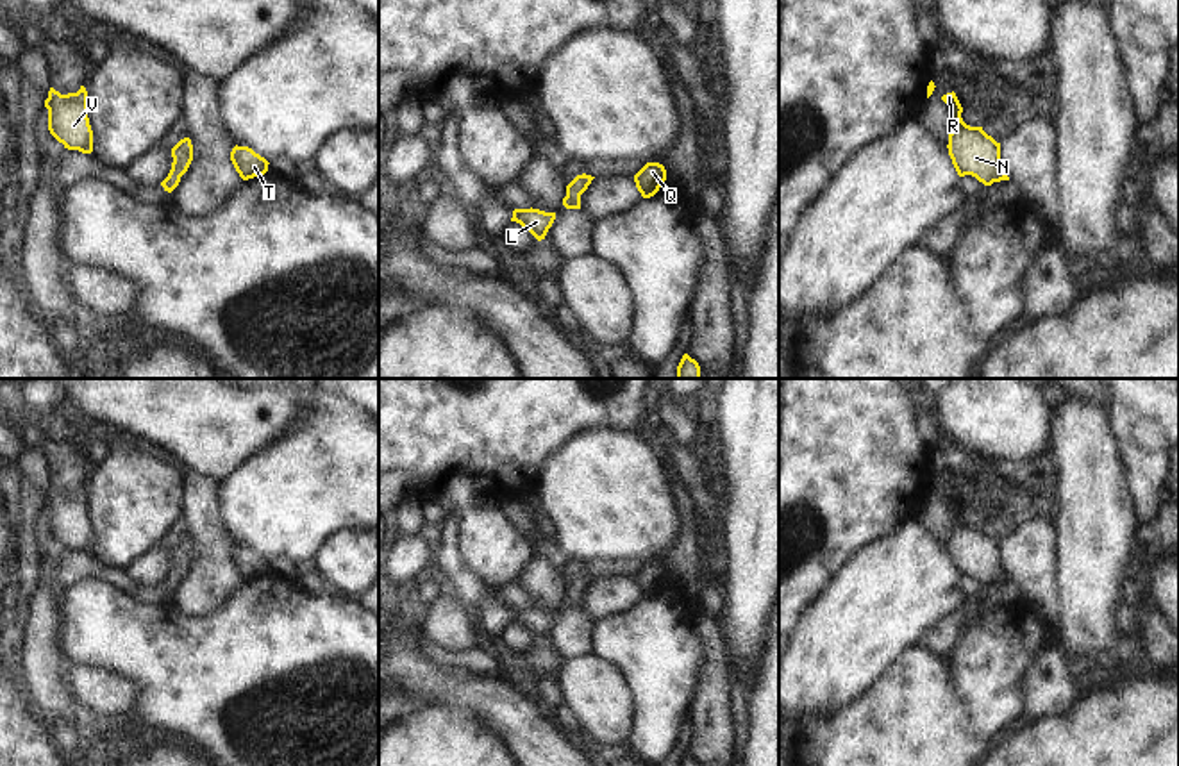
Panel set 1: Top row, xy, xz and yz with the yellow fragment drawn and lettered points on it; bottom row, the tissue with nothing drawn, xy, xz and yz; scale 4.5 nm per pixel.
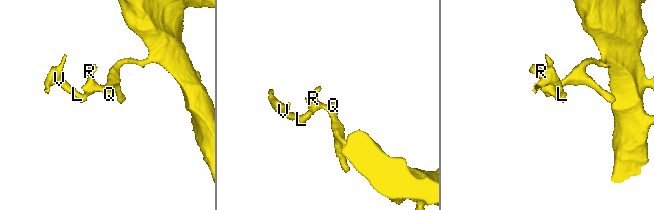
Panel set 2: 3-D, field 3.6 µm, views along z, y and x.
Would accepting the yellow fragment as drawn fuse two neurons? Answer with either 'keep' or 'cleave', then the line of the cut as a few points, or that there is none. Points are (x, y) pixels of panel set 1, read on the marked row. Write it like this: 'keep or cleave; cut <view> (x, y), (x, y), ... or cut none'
keep; cut none

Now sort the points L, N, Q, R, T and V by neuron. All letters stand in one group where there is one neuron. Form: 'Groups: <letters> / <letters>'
Groups: L N Q R T V.

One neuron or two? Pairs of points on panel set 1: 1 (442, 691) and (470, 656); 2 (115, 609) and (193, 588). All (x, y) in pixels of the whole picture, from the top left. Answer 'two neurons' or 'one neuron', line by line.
1: two neurons
2: two neurons

